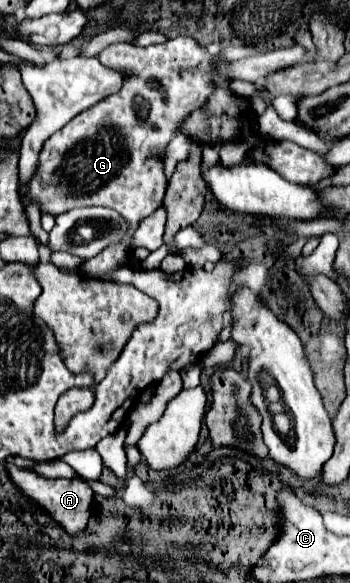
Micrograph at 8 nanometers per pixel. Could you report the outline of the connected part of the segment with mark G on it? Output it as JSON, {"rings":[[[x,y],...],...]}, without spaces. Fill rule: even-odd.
{"rings":[[[182,36],[146,47],[132,46],[128,42],[110,44],[98,58],[104,66],[116,70],[124,68],[128,72],[122,92],[80,112],[44,142],[38,172],[28,184],[28,194],[26,198],[22,196],[22,202],[28,204],[36,200],[40,210],[54,216],[80,206],[108,206],[130,222],[132,234],[142,218],[162,206],[166,190],[164,164],[146,160],[146,152],[150,148],[166,148],[168,142],[180,133],[180,126],[188,114],[206,102],[216,78],[214,62],[218,58],[206,54],[196,40]],[[150,80],[156,80],[160,88],[148,88]],[[132,86],[134,98],[144,96],[150,104],[146,120],[142,120],[136,110],[132,112],[134,116],[120,116],[120,112],[124,112],[124,90],[126,94],[132,94]],[[152,124],[154,128],[146,128]]]}

